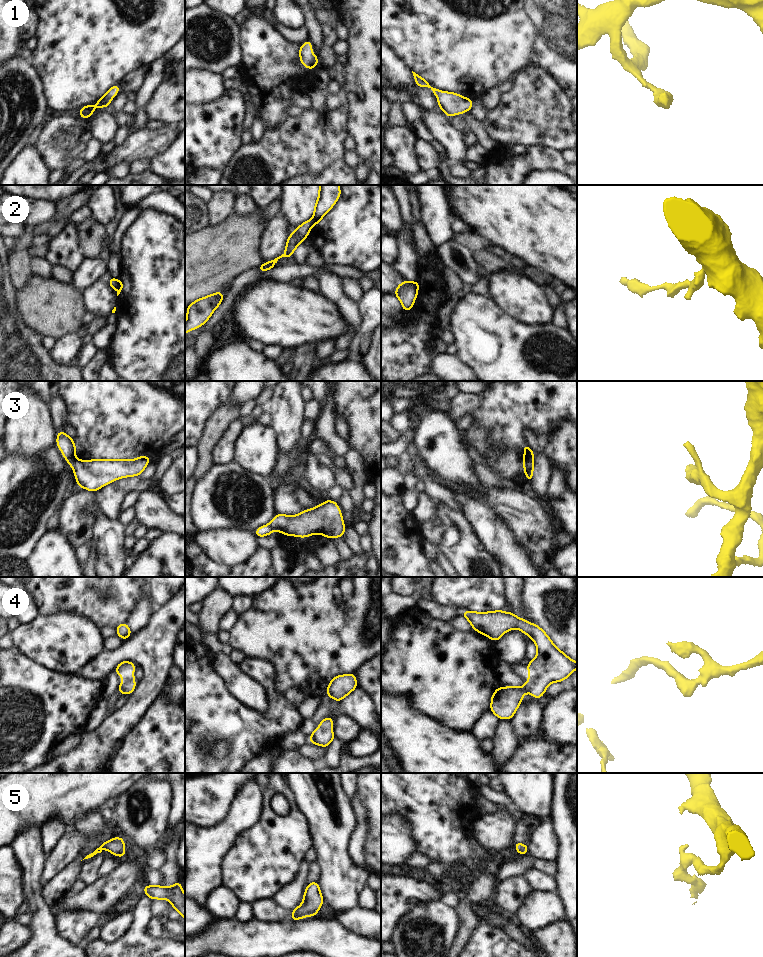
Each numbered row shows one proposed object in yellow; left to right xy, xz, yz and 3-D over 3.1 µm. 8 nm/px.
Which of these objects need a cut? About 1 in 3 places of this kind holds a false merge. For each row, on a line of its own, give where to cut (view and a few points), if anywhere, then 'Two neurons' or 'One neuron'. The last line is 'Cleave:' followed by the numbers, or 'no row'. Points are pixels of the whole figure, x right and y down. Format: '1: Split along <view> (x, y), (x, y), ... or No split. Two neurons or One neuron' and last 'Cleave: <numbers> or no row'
1: No split. One neuron
2: Split along xy (120, 282), (115, 288). Two neurons
3: Split along xy (77, 460), (73, 467). Two neurons
4: No split. One neuron
5: No split. One neuron
Cleave: 2, 3

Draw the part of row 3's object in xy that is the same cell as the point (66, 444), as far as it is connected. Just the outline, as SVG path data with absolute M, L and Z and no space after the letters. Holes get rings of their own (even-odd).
M58 431L56 444L60 448L66 461L74 468L77 461L75 456L76 447L74 440L66 435L64 431Z

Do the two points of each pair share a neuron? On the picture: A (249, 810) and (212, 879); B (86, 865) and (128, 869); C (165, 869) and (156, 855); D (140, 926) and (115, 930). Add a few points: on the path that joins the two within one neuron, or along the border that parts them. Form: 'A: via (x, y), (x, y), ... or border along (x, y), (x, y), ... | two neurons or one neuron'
A: via (232, 827), (212, 847), (212, 862) | one neuron
B: border along (98, 877), (86, 884) | two neurons
C: border along (163, 849), (165, 861), (158, 868) | two neurons
D: border along (133, 912), (129, 927), (108, 942) | two neurons

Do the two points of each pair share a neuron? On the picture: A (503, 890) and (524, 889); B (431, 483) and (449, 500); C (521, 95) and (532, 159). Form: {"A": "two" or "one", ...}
{"A": "one", "B": "one", "C": "two"}

